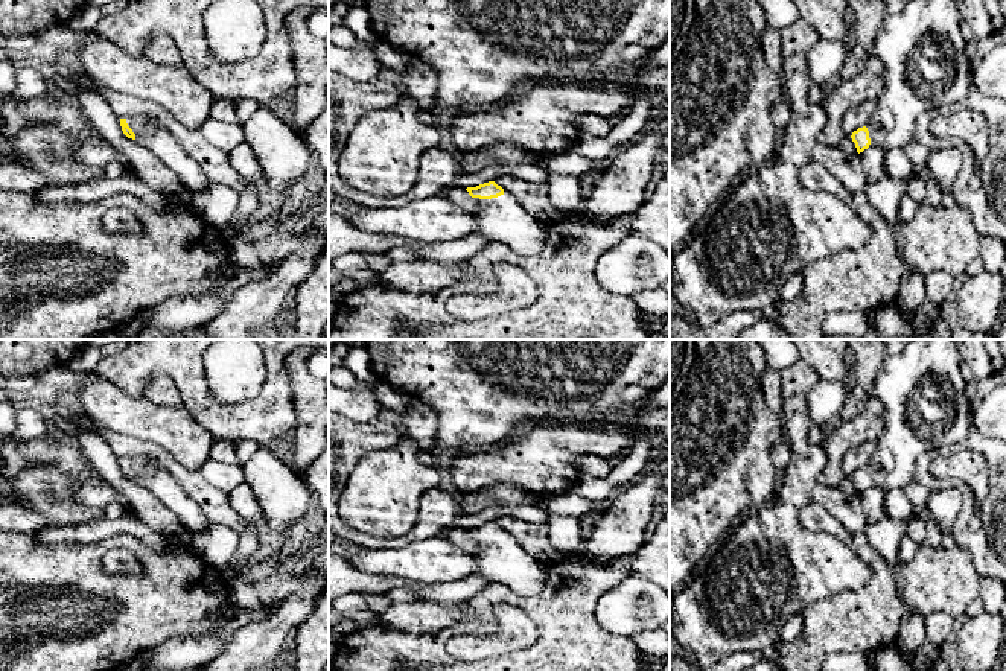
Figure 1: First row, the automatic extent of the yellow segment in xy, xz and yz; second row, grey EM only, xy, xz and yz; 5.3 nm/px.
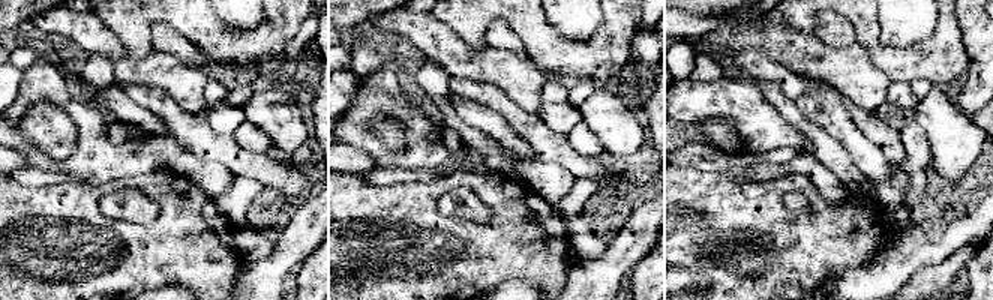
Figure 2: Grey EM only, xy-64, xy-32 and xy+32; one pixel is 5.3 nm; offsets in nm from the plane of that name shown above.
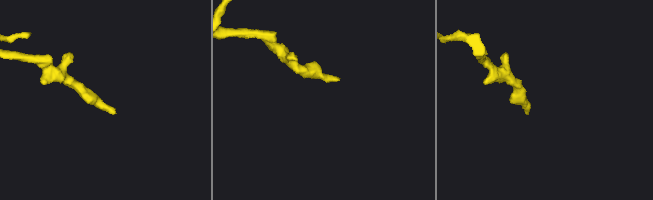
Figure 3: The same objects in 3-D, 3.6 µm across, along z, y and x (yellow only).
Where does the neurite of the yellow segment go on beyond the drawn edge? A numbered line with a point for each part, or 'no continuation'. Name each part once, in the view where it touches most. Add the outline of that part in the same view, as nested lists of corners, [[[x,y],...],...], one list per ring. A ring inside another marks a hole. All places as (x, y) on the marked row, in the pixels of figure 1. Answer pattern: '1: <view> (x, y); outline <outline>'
1: xz (502, 219); outline [[[508,192],[484,199],[472,215],[476,221],[473,233],[489,242],[504,243],[524,257],[537,256],[543,250],[546,224],[530,215]]]

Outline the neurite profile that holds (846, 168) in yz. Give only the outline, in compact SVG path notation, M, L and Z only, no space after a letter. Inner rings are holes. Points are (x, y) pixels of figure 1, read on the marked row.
M817 142L811 158L852 193L863 193L868 187L866 173L858 152L846 154L839 146L828 146Z

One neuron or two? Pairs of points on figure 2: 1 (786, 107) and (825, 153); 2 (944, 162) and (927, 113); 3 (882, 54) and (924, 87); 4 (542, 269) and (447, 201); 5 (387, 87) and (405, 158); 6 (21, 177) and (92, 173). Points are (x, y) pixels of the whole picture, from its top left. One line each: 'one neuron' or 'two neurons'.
1: one neuron
2: one neuron
3: two neurons
4: two neurons
5: one neuron
6: two neurons

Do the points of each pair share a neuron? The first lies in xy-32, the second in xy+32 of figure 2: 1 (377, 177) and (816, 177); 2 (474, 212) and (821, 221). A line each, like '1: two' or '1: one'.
1: one
2: two

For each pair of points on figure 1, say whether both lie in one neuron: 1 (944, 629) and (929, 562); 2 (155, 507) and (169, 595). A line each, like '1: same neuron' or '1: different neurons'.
1: different neurons
2: different neurons

